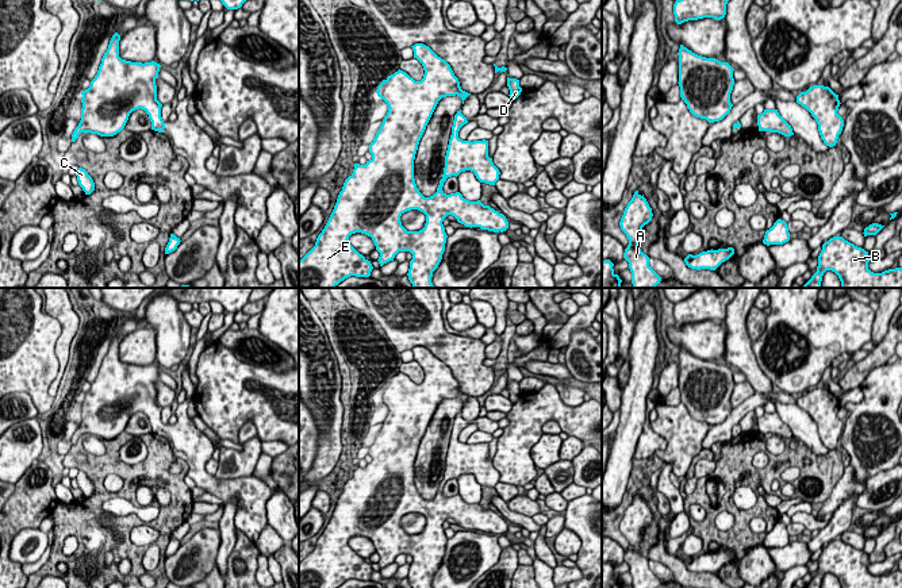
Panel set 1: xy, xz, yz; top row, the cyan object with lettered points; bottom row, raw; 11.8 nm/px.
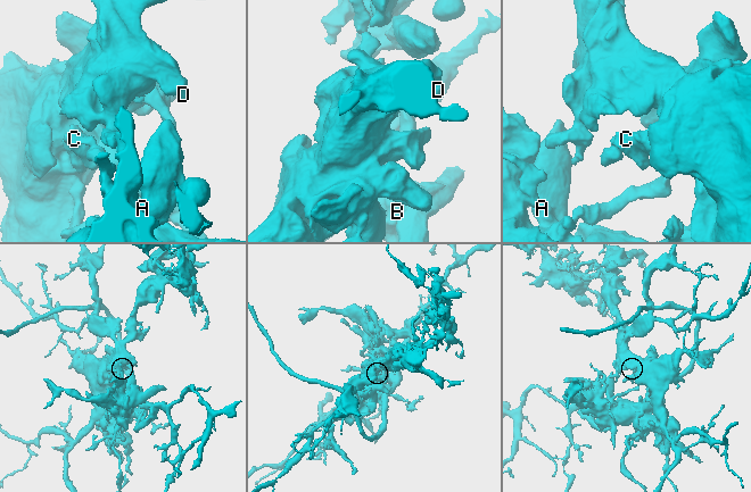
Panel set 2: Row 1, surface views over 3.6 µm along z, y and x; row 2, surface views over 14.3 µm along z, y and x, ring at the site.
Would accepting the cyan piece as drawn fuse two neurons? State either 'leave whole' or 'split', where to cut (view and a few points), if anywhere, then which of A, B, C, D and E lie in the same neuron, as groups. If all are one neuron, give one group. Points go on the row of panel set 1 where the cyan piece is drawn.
leave whole; cut none; groups A B C D E

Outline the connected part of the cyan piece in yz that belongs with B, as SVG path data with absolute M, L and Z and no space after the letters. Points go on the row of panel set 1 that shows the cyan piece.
M833 237L822 245L817 272L803 288L821 288L826 270L838 276L841 288L902 288L902 268L874 273L868 269L870 261L864 249L842 237Z

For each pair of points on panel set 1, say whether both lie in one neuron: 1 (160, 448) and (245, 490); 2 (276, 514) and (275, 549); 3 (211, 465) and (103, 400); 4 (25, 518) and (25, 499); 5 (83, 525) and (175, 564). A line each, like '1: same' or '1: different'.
1: different
2: same
3: different
4: same
5: different

